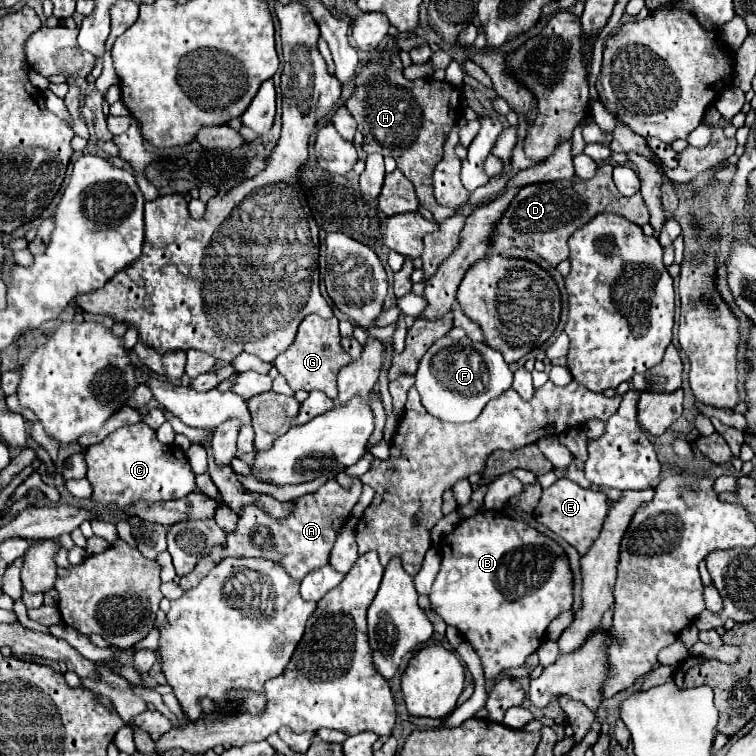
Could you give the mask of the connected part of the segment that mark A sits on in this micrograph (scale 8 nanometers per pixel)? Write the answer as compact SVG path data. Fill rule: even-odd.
M329 480L317 492L297 498L293 514L287 518L281 518L281 520L271 518L265 510L261 510L253 504L245 506L243 514L239 516L239 522L237 522L237 532L227 536L225 548L223 546L213 548L213 552L209 556L205 556L189 576L179 580L179 586L183 590L195 588L201 582L201 578L205 578L209 574L211 568L215 568L221 560L225 560L229 556L273 560L273 562L285 566L285 570L289 572L289 576L293 580L301 582L311 570L327 564L329 552L335 544L337 530L347 520L349 512L353 510L355 502L359 500L359 496L361 496L361 482L359 480L353 480L349 490L341 488L335 480Z

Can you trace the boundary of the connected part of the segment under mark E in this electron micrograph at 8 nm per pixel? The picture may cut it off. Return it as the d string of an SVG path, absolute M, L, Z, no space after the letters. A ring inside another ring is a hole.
M559 478L553 486L543 490L543 496L541 496L539 506L535 508L533 516L539 524L543 524L553 534L561 536L583 556L589 550L589 546L593 544L593 540L599 536L607 510L609 510L609 500L603 492L593 490L593 488L581 488L579 484L575 484L567 478Z

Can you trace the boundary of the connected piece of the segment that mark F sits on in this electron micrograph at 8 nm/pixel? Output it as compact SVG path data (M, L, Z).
M443 336L425 352L415 374L415 388L421 396L421 404L431 416L443 422L475 420L489 400L511 388L511 382L513 372L497 350L483 342L473 342L469 338L453 340L449 336Z

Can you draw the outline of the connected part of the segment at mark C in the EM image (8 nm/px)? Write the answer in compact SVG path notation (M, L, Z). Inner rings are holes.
M145 422L117 428L99 444L89 446L85 456L89 464L87 480L93 484L93 508L111 520L117 520L125 506L137 500L177 500L197 488L185 452L175 444L161 444ZM113 512L117 514L111 516Z

